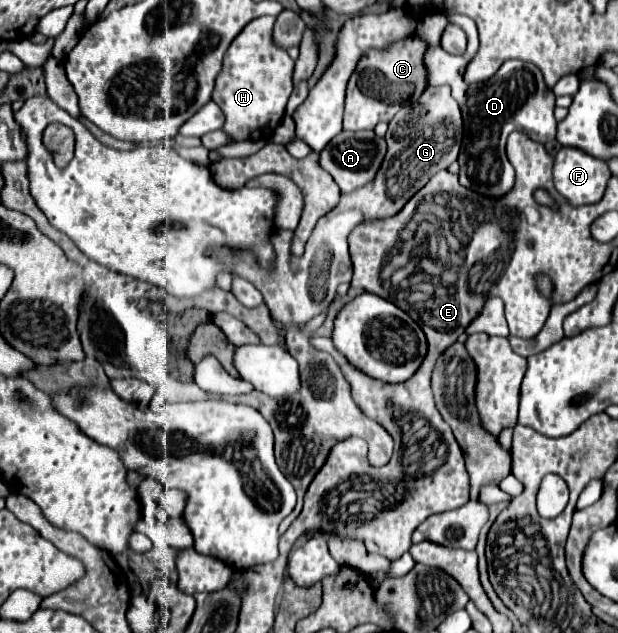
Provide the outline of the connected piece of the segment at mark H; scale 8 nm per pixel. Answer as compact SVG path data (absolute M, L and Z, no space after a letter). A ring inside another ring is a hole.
M262 16L245 25L227 49L221 73L217 75L217 87L211 99L221 107L225 115L221 131L225 131L233 143L267 141L285 115L285 105L293 91L295 61L285 49L273 43L273 25L273 16Z

